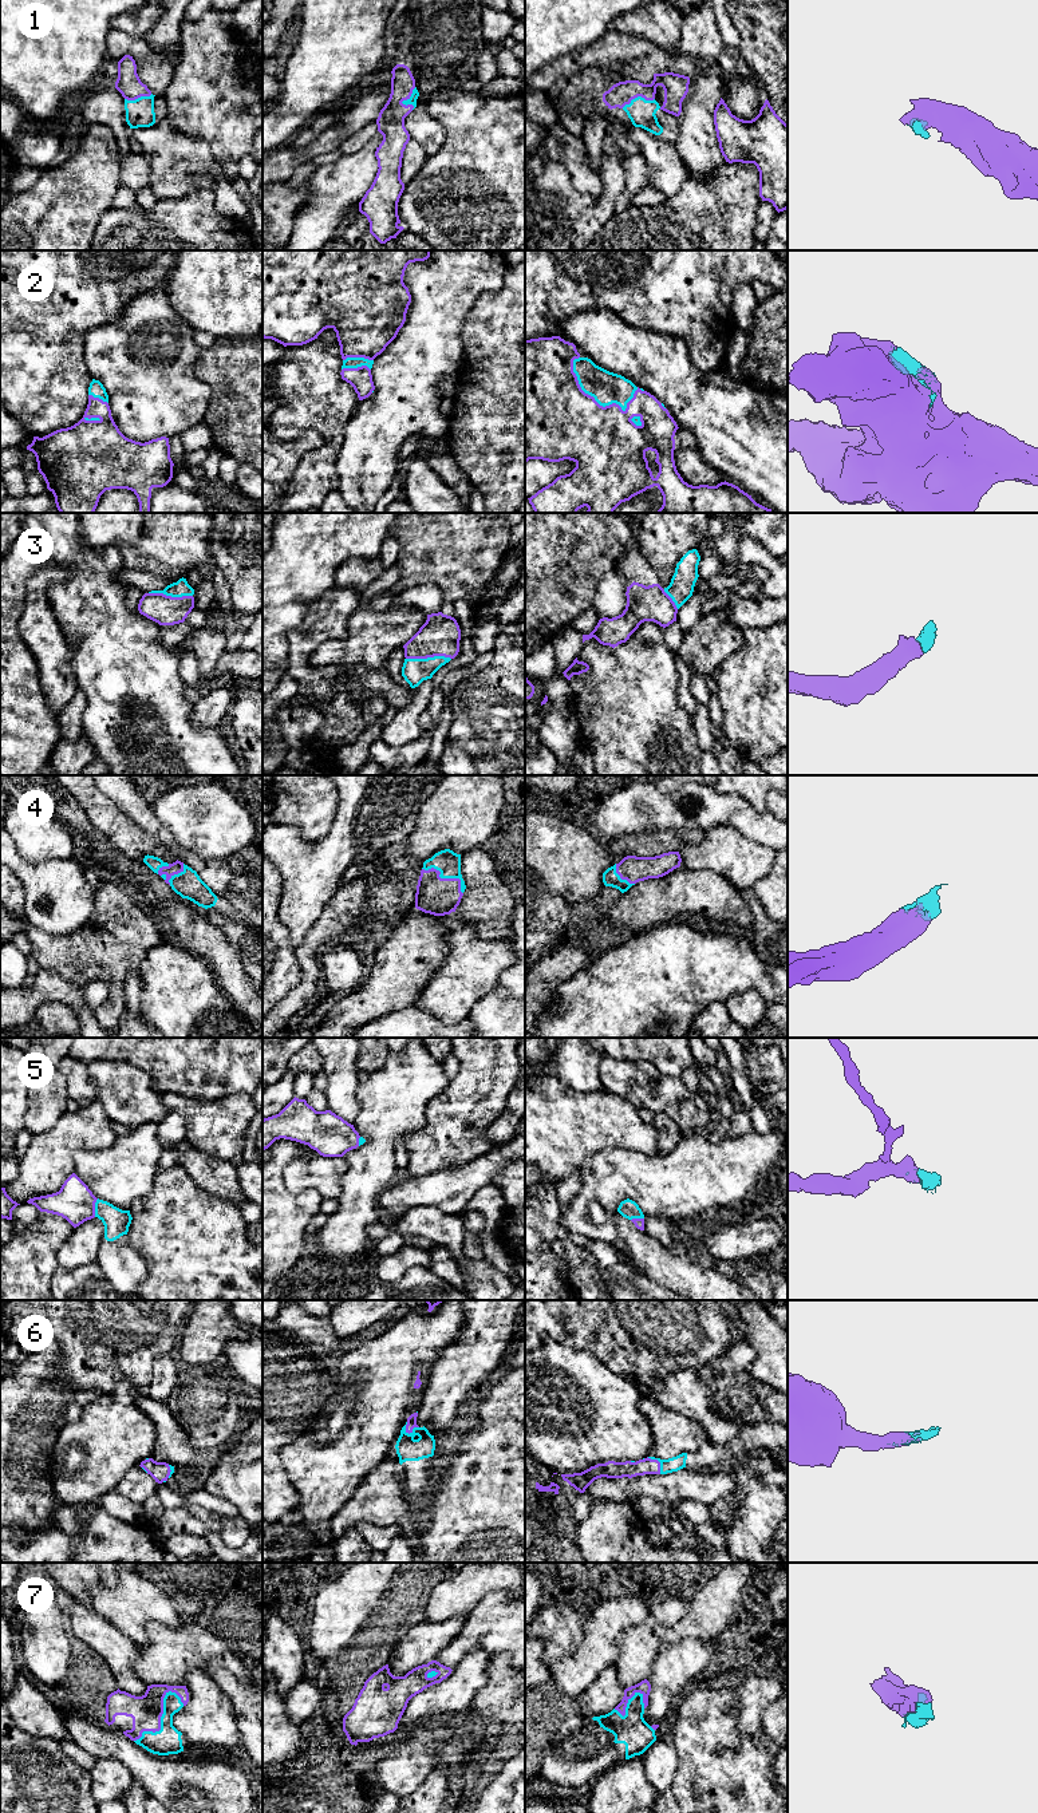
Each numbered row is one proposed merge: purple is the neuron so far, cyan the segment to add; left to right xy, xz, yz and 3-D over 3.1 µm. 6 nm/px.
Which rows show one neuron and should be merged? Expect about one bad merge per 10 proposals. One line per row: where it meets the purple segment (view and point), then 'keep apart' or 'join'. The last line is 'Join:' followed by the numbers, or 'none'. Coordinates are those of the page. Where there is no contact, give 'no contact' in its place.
1: xz (403, 99) | join
2: yz (599, 405) | join
3: xz (427, 656) | join
4: xz (446, 879) | join
5: xy (94, 1208) | join
6: xz (411, 1430) | join
7: xy (160, 1721) | join
Join: 1, 2, 3, 4, 5, 6, 7

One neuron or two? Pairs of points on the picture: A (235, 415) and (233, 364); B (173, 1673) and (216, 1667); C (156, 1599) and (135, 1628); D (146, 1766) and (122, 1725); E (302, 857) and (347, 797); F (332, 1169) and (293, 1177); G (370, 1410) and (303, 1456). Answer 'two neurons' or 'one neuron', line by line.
A: one neuron
B: two neurons
C: one neuron
D: two neurons
E: one neuron
F: one neuron
G: one neuron

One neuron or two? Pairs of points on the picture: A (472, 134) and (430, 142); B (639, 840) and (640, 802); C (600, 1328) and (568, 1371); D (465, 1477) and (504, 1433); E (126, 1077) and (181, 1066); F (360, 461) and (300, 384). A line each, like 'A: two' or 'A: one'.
A: two
B: two
C: two
D: one
E: two
F: two

